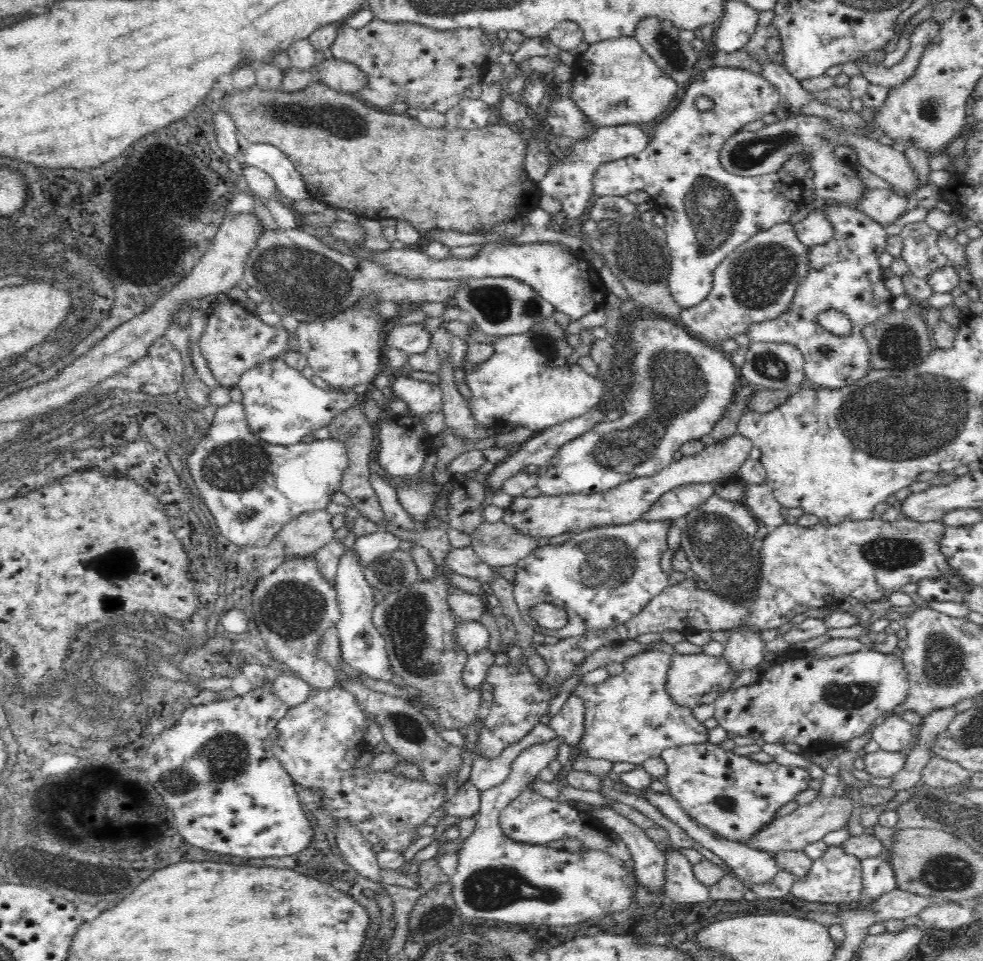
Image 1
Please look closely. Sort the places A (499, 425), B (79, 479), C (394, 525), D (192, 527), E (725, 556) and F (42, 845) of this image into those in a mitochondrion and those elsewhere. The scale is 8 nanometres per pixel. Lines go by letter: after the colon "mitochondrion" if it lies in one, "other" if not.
A: other
B: mitochondrion
C: other
D: other
E: mitochondrion
F: mitochondrion

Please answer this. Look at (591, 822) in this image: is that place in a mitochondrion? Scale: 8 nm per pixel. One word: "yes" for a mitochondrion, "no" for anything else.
no

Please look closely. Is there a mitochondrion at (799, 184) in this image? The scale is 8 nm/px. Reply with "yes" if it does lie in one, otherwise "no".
no

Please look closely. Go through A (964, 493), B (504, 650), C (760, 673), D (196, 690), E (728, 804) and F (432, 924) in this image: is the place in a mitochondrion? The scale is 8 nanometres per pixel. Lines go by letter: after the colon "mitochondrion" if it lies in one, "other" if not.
A: other
B: other
C: other
D: mitochondrion
E: mitochondrion
F: mitochondrion

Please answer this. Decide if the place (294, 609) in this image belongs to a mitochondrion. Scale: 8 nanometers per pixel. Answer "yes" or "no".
yes

